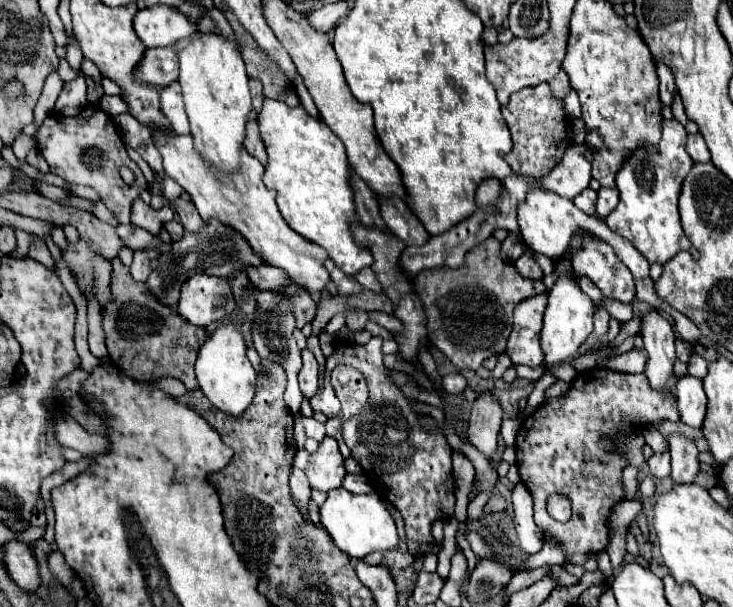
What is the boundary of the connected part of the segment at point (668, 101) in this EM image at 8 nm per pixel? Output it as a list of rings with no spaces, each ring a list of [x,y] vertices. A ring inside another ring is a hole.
[[[656,64],[658,70],[658,78],[660,78],[660,100],[664,106],[672,106],[674,102],[674,76],[670,72],[668,66],[664,64]]]

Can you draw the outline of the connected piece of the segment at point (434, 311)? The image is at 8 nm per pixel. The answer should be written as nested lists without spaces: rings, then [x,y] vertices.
[[[488,238],[484,244],[478,244],[478,250],[474,248],[468,252],[464,264],[456,270],[452,268],[430,268],[416,276],[414,288],[418,296],[424,302],[424,312],[428,316],[428,338],[432,344],[436,344],[438,350],[442,350],[448,360],[458,366],[460,370],[478,370],[482,360],[502,354],[506,350],[506,340],[512,332],[512,312],[514,306],[530,296],[546,294],[546,286],[542,280],[528,280],[522,278],[516,272],[516,266],[510,262],[504,262],[498,254],[498,240]]]

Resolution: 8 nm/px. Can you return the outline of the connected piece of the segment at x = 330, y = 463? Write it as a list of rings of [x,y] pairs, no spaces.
[[[326,436],[320,442],[320,448],[316,450],[316,454],[310,456],[306,476],[312,488],[324,490],[324,492],[342,486],[346,470],[344,470],[344,458],[340,456],[340,450],[338,450],[338,442],[334,438]]]

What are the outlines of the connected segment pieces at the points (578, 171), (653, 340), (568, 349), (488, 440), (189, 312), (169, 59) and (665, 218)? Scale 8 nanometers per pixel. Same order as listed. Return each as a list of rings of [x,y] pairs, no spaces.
[[[580,144],[568,148],[560,164],[556,164],[556,168],[548,172],[548,176],[542,176],[538,188],[550,190],[554,194],[560,194],[562,198],[572,200],[576,194],[588,188],[588,182],[590,182],[590,160],[586,156],[586,146]]]
[[[648,310],[642,316],[640,336],[644,340],[644,348],[648,350],[648,364],[646,364],[646,376],[652,386],[662,388],[666,380],[674,374],[672,362],[676,358],[674,352],[674,330],[670,322],[656,310]]]
[[[562,262],[556,266],[556,272],[560,276],[552,286],[552,290],[548,292],[548,308],[544,312],[544,328],[542,328],[542,350],[548,366],[562,364],[572,356],[576,356],[578,348],[592,334],[592,328],[594,328],[596,308],[588,298],[588,294],[580,290],[578,282],[568,276],[568,270],[570,270],[570,262]]]
[[[490,392],[480,394],[476,398],[472,414],[470,414],[468,438],[488,458],[492,458],[492,454],[496,452],[500,422],[502,422],[502,408],[500,408],[500,402],[496,400],[496,396]]]
[[[196,274],[188,278],[180,290],[178,312],[196,326],[210,326],[236,310],[228,280],[218,276]]]
[[[176,44],[164,48],[148,48],[140,66],[136,68],[136,78],[154,86],[168,86],[178,80],[178,56],[172,52]]]
[[[664,120],[662,124],[662,140],[658,150],[636,150],[616,176],[616,188],[620,192],[620,202],[614,212],[606,218],[606,226],[630,240],[634,248],[650,262],[666,264],[678,252],[692,252],[696,258],[696,250],[684,236],[678,214],[678,196],[684,178],[694,166],[692,158],[686,152],[686,130],[676,120]]]

